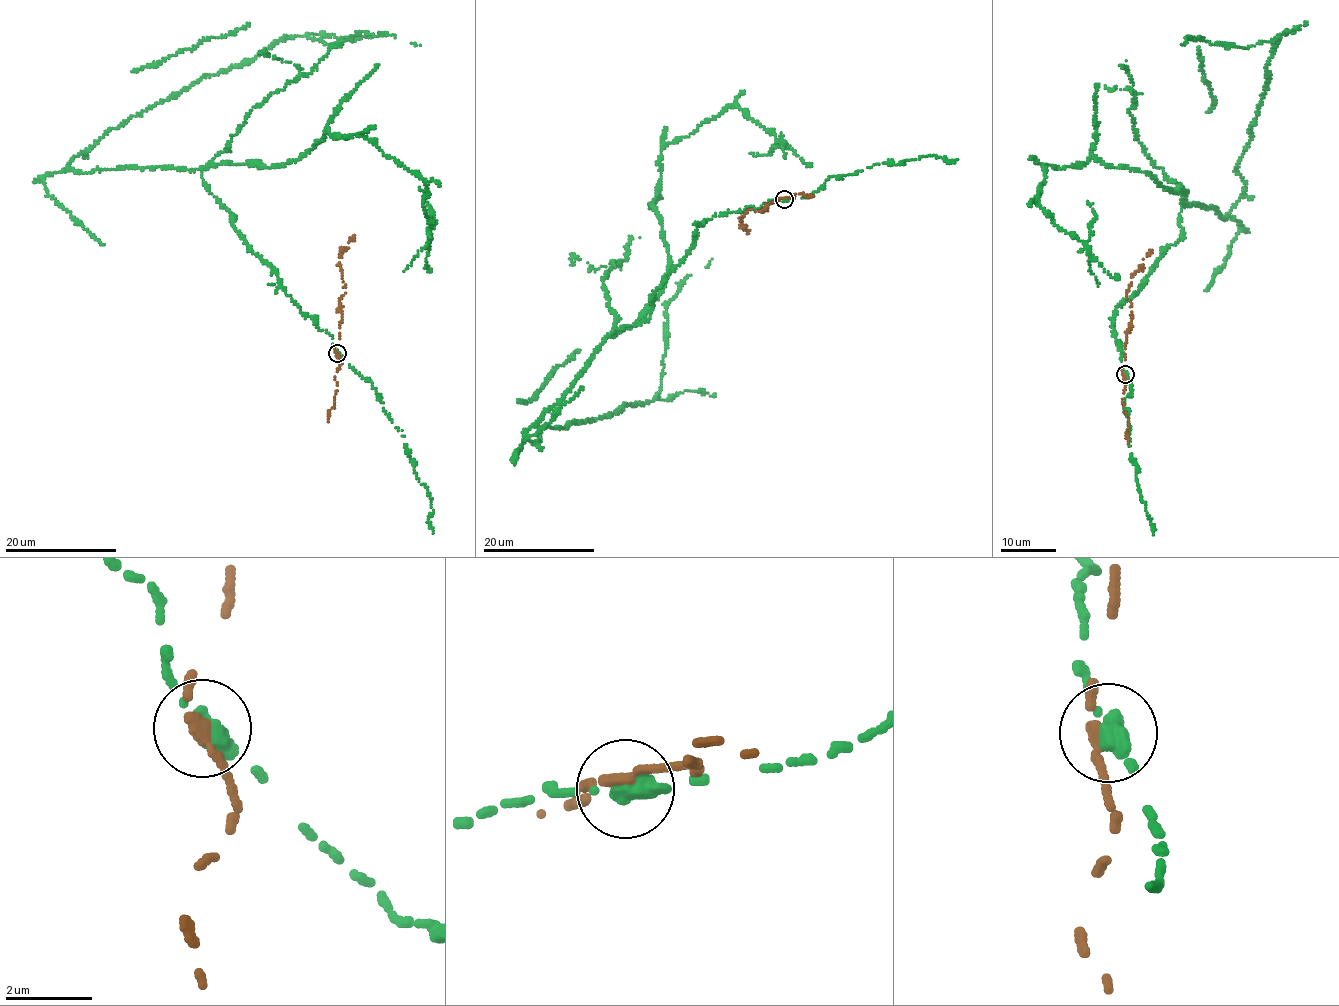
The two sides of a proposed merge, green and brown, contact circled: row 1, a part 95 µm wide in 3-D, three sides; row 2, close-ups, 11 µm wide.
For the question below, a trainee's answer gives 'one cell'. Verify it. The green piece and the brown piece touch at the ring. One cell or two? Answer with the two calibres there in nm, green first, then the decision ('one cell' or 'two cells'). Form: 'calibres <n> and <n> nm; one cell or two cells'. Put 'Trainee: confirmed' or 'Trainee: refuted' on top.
Trainee: refuted
calibres 500 and 240 nm; two cells

